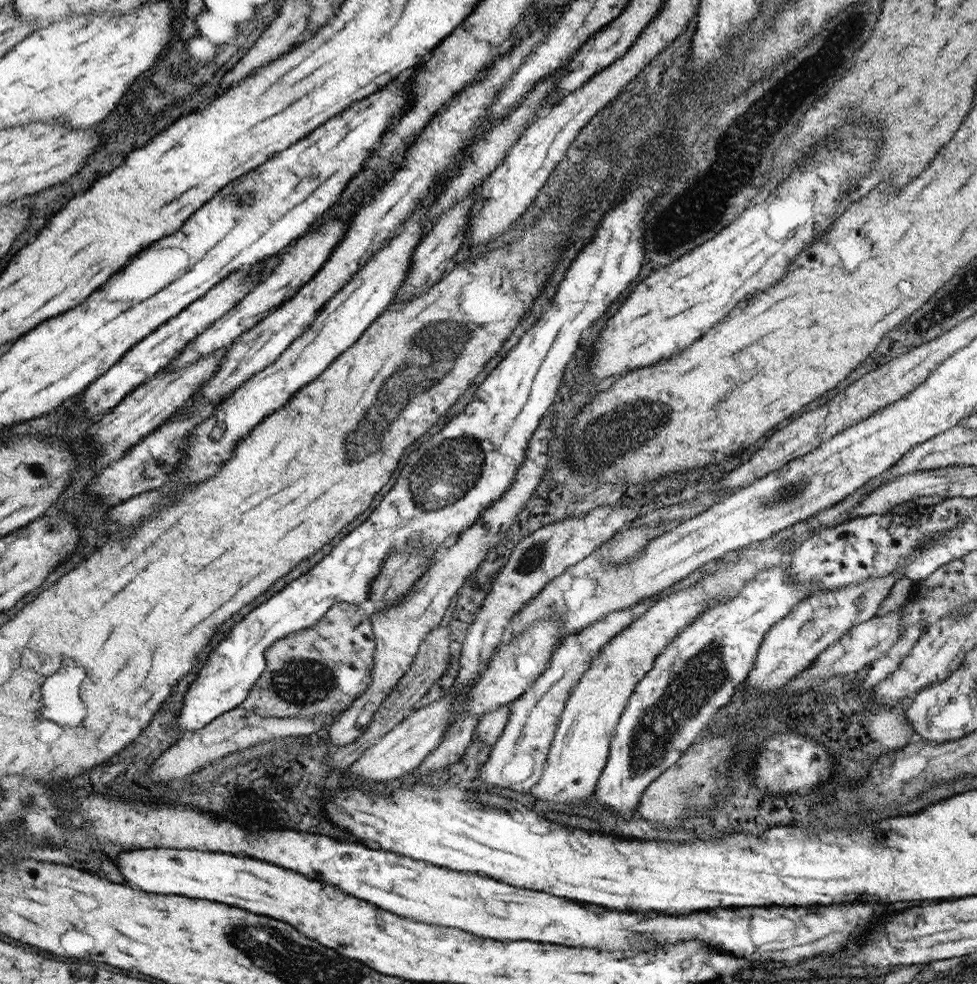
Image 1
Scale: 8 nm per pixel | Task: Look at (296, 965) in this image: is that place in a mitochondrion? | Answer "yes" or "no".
yes

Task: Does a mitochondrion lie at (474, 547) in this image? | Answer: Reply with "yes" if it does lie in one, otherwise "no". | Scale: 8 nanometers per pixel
no

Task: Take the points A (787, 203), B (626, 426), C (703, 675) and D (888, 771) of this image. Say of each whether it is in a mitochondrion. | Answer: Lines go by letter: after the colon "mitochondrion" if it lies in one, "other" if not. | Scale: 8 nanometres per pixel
A: other
B: mitochondrion
C: mitochondrion
D: other

